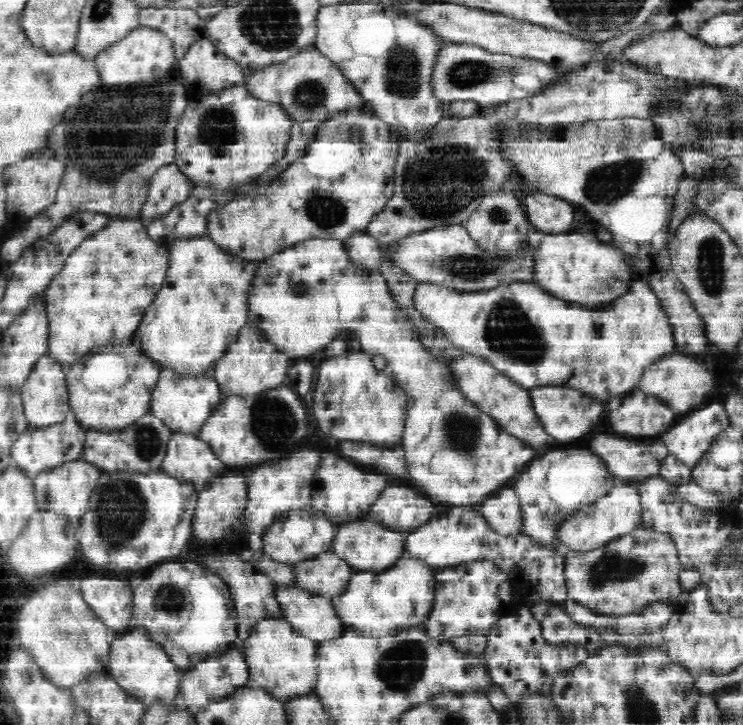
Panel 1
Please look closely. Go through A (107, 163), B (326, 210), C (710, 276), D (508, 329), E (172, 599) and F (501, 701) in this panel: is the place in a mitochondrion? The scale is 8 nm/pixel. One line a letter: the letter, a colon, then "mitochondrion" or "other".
A: mitochondrion
B: mitochondrion
C: mitochondrion
D: mitochondrion
E: mitochondrion
F: other

